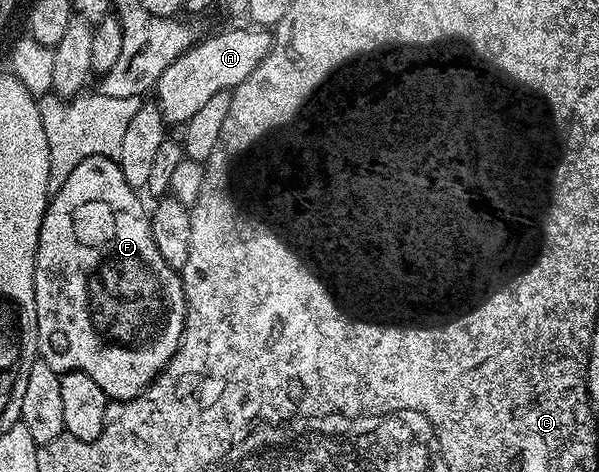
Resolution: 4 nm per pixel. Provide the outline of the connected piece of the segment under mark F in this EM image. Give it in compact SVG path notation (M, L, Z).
M89 157L74 167L73 172L66 179L63 188L58 189L50 197L47 213L41 222L39 235L39 249L35 255L35 309L37 310L37 330L39 331L38 359L45 361L53 370L60 374L64 372L84 372L105 390L105 394L112 401L131 400L139 396L156 380L163 367L173 358L183 341L183 327L187 317L187 303L183 289L183 277L176 269L161 258L161 250L153 242L153 230L148 209L143 209L139 201L140 193L126 184L122 170L119 169L118 159L109 157Z

